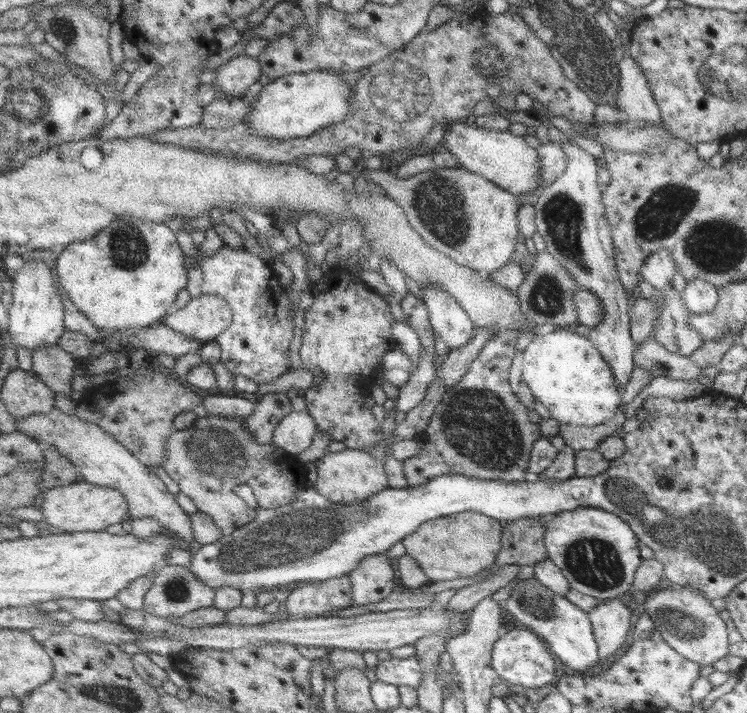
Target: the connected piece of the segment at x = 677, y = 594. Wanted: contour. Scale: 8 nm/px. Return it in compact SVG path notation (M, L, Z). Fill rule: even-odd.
M670 586L648 594L644 602L645 613L652 619L656 630L676 652L693 663L704 667L714 664L729 654L728 632L726 623L719 612L705 599L699 590L692 587Z

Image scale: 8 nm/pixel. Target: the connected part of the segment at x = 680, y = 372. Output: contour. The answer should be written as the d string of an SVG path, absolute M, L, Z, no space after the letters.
M651 335L644 343L635 344L633 362L635 367L651 372L651 380L667 376L674 380L692 381L701 374L701 368L690 357L666 350Z

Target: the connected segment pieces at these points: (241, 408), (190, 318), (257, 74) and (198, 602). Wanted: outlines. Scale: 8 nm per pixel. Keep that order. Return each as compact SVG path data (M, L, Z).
M210 395L204 398L208 413L232 420L249 419L256 412L257 404L248 398L229 395Z
M218 295L193 297L182 309L175 309L164 319L169 327L204 342L216 340L236 322L232 305Z
M245 53L232 58L217 71L214 86L218 90L230 94L233 98L249 96L249 90L264 77L264 69L260 59L252 58Z
M166 564L158 569L155 583L147 594L144 610L169 619L186 616L201 608L214 607L216 593L216 589L200 579L190 567Z

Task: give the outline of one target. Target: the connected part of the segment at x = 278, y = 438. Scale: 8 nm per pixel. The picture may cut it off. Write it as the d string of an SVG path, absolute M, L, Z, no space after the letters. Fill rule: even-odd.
M308 411L292 412L276 430L275 442L288 454L298 457L314 445L318 424Z

